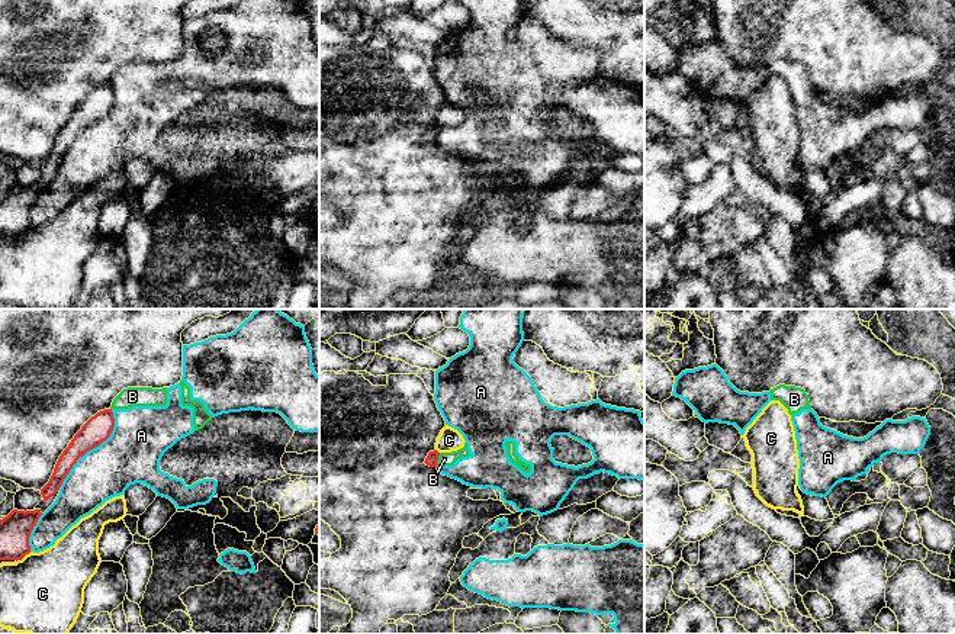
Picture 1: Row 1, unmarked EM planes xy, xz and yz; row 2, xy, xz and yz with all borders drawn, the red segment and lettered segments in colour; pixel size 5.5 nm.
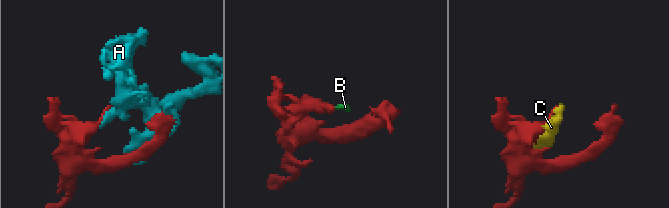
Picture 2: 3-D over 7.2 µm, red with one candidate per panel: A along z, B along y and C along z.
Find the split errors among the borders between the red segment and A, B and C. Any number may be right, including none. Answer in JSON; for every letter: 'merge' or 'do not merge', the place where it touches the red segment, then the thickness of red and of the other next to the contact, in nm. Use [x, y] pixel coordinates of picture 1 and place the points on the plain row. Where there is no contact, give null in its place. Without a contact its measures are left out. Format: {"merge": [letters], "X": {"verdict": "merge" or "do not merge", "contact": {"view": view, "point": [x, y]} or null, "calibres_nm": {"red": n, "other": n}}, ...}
{"merge": [], "A": {"verdict": "do not merge", "contact": {"view": "xy", "point": [93, 122]}, "calibres_nm": {"red": 150, "other": 320}}, "B": {"verdict": "do not merge", "contact": {"view": "xz", "point": [437, 134]}, "calibres_nm": {"red": 70, "other": 80}}, "C": {"verdict": "do not merge", "contact": {"view": "xy", "point": [23, 231]}, "calibres_nm": {"red": 180, "other": 460}}}

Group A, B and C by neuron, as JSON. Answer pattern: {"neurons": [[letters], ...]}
{"neurons": [["A", "B"], ["C"]]}

